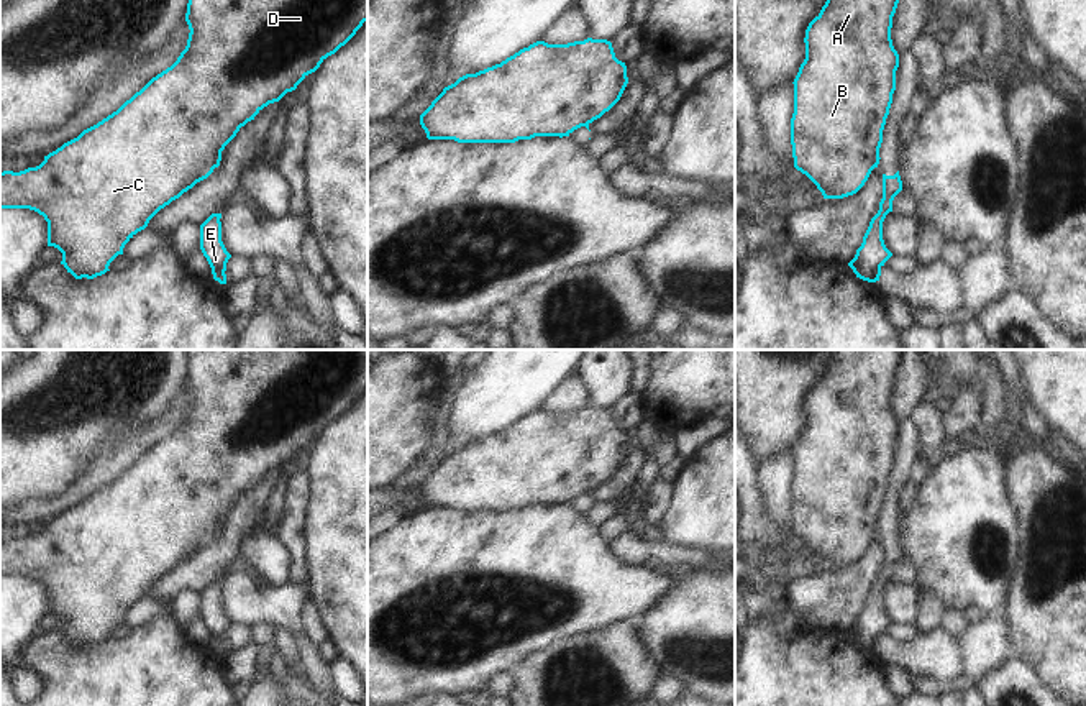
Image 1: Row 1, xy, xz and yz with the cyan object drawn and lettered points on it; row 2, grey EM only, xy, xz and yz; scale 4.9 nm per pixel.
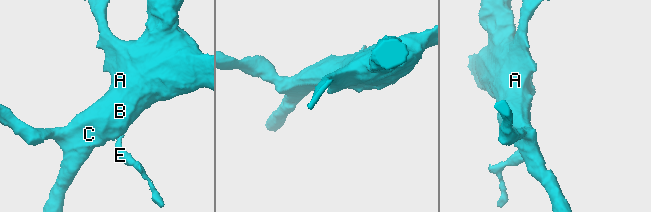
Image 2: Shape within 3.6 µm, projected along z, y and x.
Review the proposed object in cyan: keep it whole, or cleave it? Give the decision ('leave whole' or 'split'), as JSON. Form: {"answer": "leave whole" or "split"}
{"answer": "split"}

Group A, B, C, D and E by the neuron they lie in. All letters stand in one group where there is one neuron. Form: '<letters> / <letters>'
A B C D / E

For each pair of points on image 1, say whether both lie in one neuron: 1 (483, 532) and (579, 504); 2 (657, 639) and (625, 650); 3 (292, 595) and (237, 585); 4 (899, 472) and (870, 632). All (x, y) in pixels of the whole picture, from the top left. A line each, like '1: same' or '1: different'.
1: different
2: different
3: same
4: same

